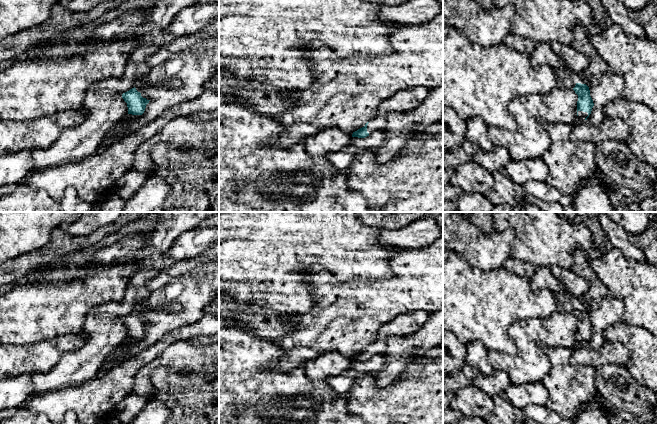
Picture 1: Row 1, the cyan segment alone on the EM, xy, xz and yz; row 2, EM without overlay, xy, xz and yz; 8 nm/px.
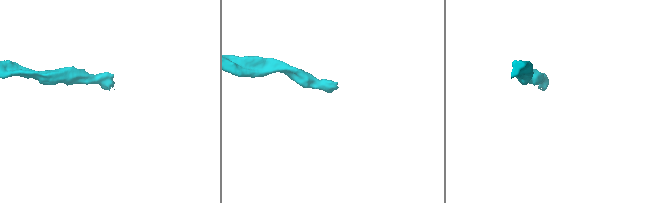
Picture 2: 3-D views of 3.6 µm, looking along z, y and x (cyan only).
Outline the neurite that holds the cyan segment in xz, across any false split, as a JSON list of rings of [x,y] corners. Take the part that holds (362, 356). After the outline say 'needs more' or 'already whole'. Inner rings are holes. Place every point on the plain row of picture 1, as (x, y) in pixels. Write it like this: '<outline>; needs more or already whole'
[[[423,310],[398,315],[382,326],[378,330],[375,342],[353,356],[352,361],[365,362],[375,355],[382,354],[387,348],[387,340],[390,337],[408,337],[416,334],[428,320],[429,315]]]; needs more

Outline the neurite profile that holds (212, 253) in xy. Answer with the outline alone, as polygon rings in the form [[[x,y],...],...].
[[[219,241],[210,246],[204,252],[198,254],[194,260],[199,263],[206,263],[207,261],[215,261],[219,259]]]

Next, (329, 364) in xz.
[[[325,352],[318,357],[306,361],[303,366],[308,378],[326,381],[350,370],[352,359],[337,352]]]

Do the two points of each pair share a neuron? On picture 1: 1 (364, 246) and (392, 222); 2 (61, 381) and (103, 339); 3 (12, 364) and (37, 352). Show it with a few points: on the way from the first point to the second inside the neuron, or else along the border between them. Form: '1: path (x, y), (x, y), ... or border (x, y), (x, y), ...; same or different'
1: border (360, 222), (365, 225), (377, 226), (381, 229); different
2: path (71, 370), (92, 350); same
3: path (18, 359), (31, 358); same

